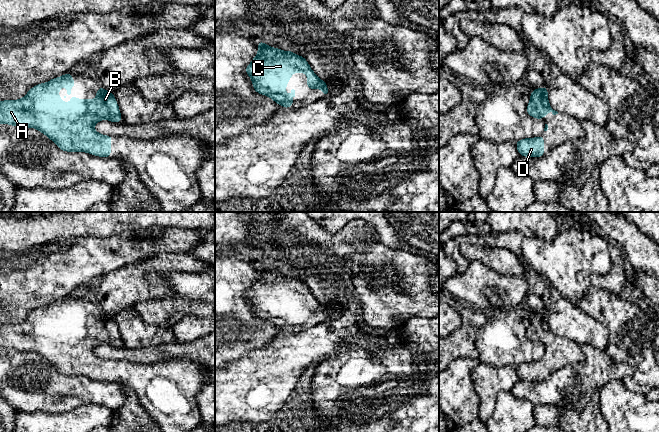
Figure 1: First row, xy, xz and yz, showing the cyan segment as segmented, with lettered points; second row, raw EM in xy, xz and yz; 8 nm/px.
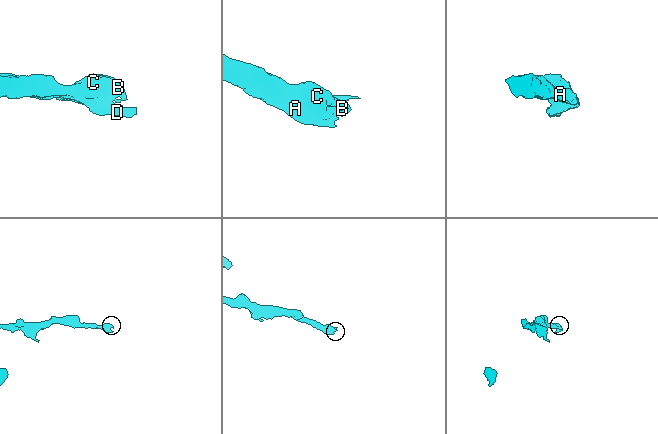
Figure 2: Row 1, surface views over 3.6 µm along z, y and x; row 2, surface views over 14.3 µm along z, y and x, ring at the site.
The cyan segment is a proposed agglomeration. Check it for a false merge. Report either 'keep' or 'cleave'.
keep

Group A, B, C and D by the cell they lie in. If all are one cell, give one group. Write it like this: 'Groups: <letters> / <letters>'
Groups: A B C D

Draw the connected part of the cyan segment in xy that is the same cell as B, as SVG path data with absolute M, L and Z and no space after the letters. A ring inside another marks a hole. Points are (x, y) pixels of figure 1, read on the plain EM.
M69 296L40 307L17 324L0 325L0 348L35 352L65 376L85 376L111 382L114 360L98 357L94 350L101 344L122 346L122 339L113 316L102 310L96 323L78 323L71 318L75 304ZM67 312L70 327L59 322L59 313Z

